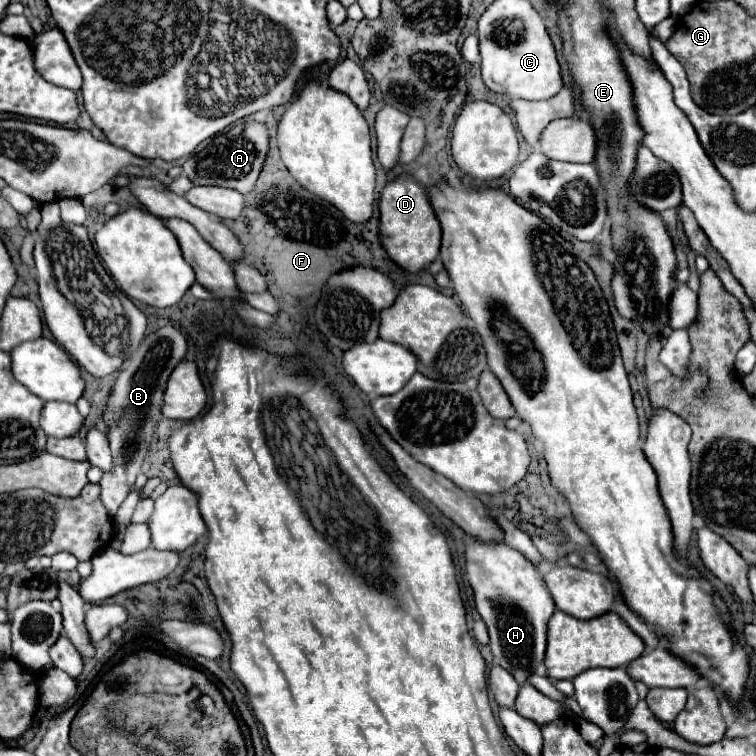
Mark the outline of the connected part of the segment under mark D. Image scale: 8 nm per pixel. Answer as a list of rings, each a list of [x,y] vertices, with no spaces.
[[[399,176],[389,182],[379,200],[379,240],[389,258],[405,272],[419,272],[439,256],[441,226],[435,220],[435,212],[427,200],[427,192],[411,176]]]

